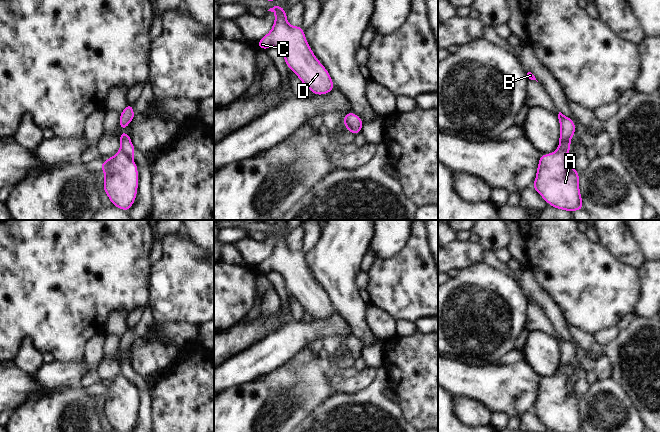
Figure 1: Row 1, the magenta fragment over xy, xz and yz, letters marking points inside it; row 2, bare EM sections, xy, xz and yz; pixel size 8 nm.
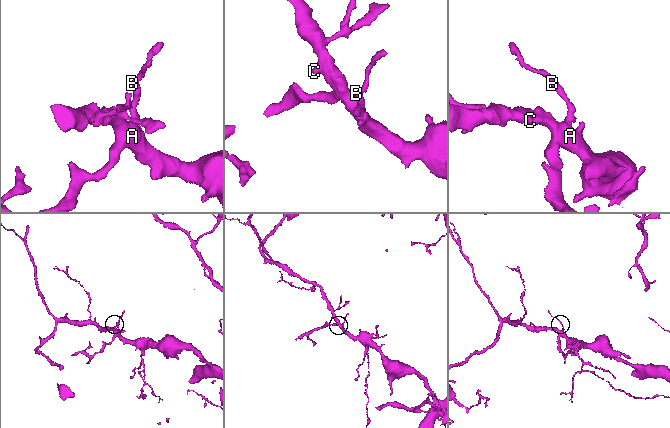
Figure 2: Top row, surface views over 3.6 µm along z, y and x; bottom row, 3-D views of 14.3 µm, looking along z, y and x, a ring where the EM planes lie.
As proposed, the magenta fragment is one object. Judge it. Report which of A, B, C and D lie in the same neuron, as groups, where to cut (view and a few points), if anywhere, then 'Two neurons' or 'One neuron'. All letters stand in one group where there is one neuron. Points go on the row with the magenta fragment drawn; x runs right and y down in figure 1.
Groups: A C D / B. Split along xy (120, 149), (131, 158). Two neurons.

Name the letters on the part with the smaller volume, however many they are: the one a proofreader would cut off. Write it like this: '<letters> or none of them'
B

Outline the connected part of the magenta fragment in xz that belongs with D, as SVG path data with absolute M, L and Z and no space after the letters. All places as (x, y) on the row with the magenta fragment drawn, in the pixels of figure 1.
M282 5L268 11L275 13L275 20L270 32L257 41L261 50L278 48L286 63L313 95L330 93L335 85L328 70L322 65L308 44L304 29L292 26L287 21L287 12Z

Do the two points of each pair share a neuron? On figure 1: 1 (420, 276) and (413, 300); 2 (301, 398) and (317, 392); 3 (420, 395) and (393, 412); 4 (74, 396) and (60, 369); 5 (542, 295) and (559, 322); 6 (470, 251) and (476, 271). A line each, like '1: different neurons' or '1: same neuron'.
1: same neuron
2: same neuron
3: different neurons
4: different neurons
5: same neuron
6: different neurons

